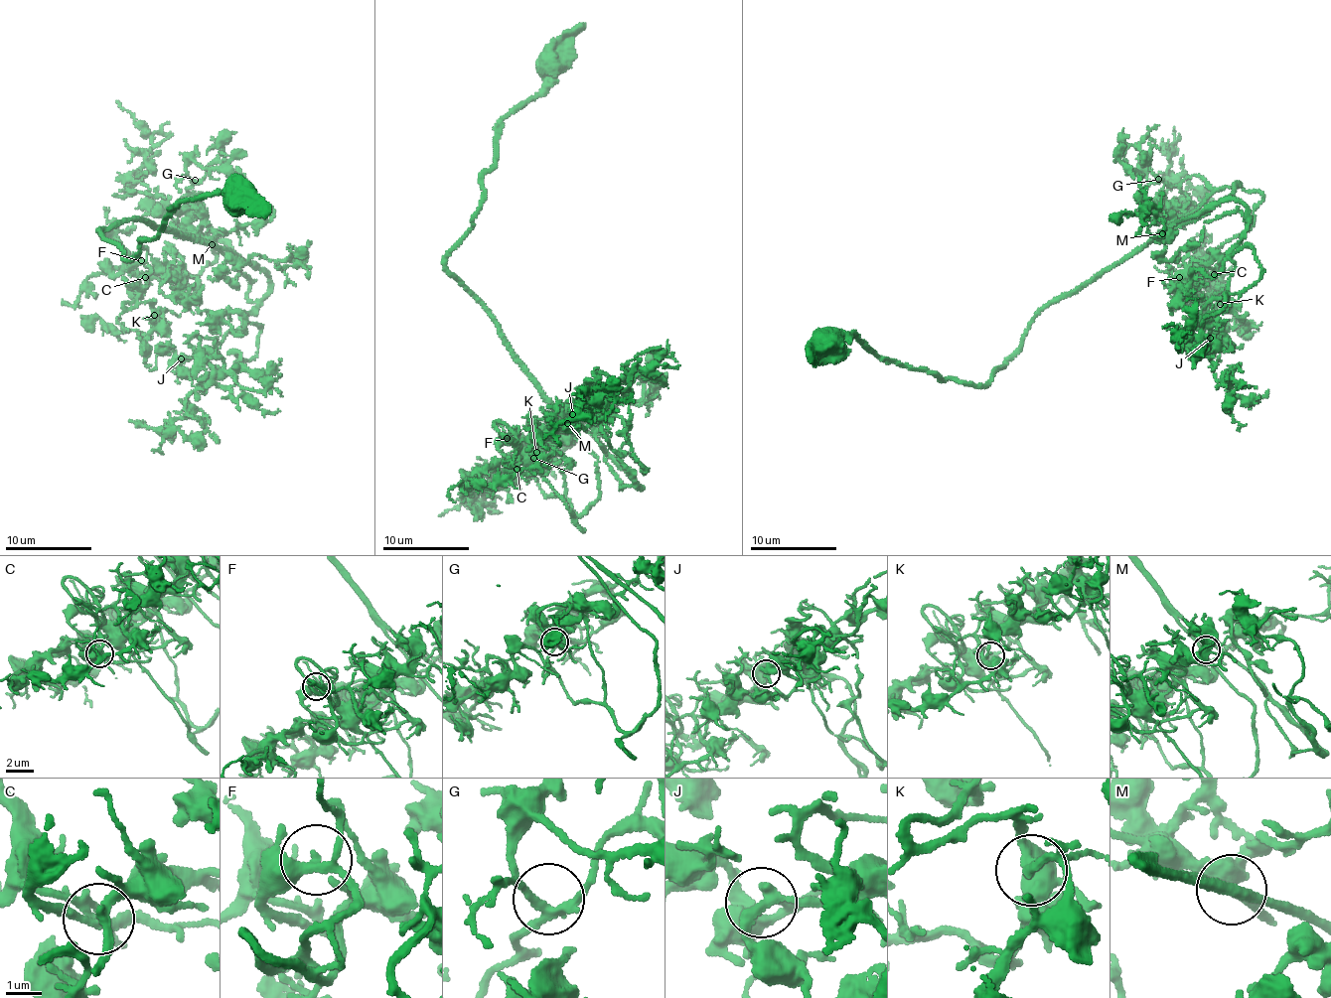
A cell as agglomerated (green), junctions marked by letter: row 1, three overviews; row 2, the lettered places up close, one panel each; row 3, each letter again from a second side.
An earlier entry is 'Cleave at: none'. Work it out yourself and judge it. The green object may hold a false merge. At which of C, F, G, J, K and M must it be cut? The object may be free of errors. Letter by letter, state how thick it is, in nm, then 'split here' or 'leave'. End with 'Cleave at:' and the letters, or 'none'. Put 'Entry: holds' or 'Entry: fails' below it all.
C: 240 nm thick; leave
F: 240 nm thick; leave
G: 200 nm thick; leave
J: 240 nm thick; leave
K: 220 nm thick; leave
M: 170 nm thick; leave
Cleave at: none
Entry: holds

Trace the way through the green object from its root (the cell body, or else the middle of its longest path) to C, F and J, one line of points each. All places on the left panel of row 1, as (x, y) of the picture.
C: (239, 197), (178, 205), (132, 260), (100, 230), (236, 255), (144, 276)
F: (239, 197), (178, 205), (132, 260), (100, 230), (139, 220), (235, 260), (218, 241), (194, 276), (141, 260)
J: (239, 197), (178, 205), (132, 260), (100, 230), (142, 221), (268, 278), (239, 329), (181, 358)

